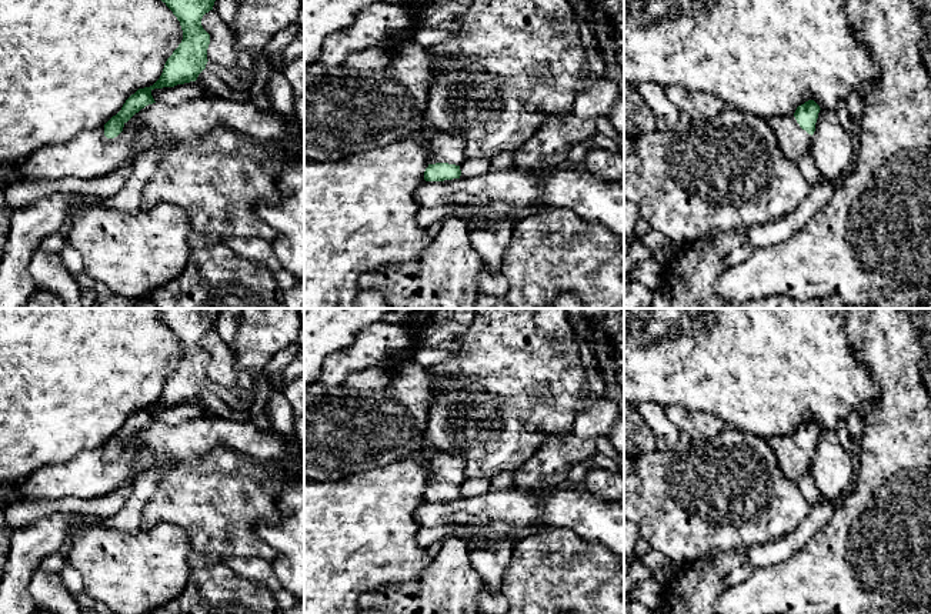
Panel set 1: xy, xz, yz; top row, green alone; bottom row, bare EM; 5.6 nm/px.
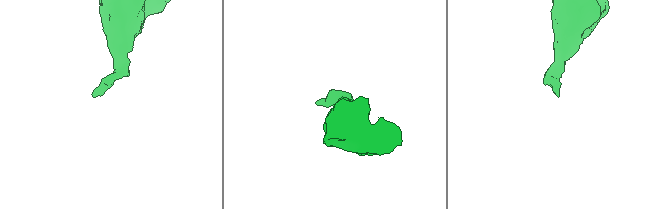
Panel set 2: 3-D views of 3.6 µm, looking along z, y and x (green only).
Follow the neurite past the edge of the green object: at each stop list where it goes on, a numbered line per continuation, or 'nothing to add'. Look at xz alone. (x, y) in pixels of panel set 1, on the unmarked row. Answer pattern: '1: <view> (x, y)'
1: xz (444, 469)

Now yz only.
1: yz (794, 461)

